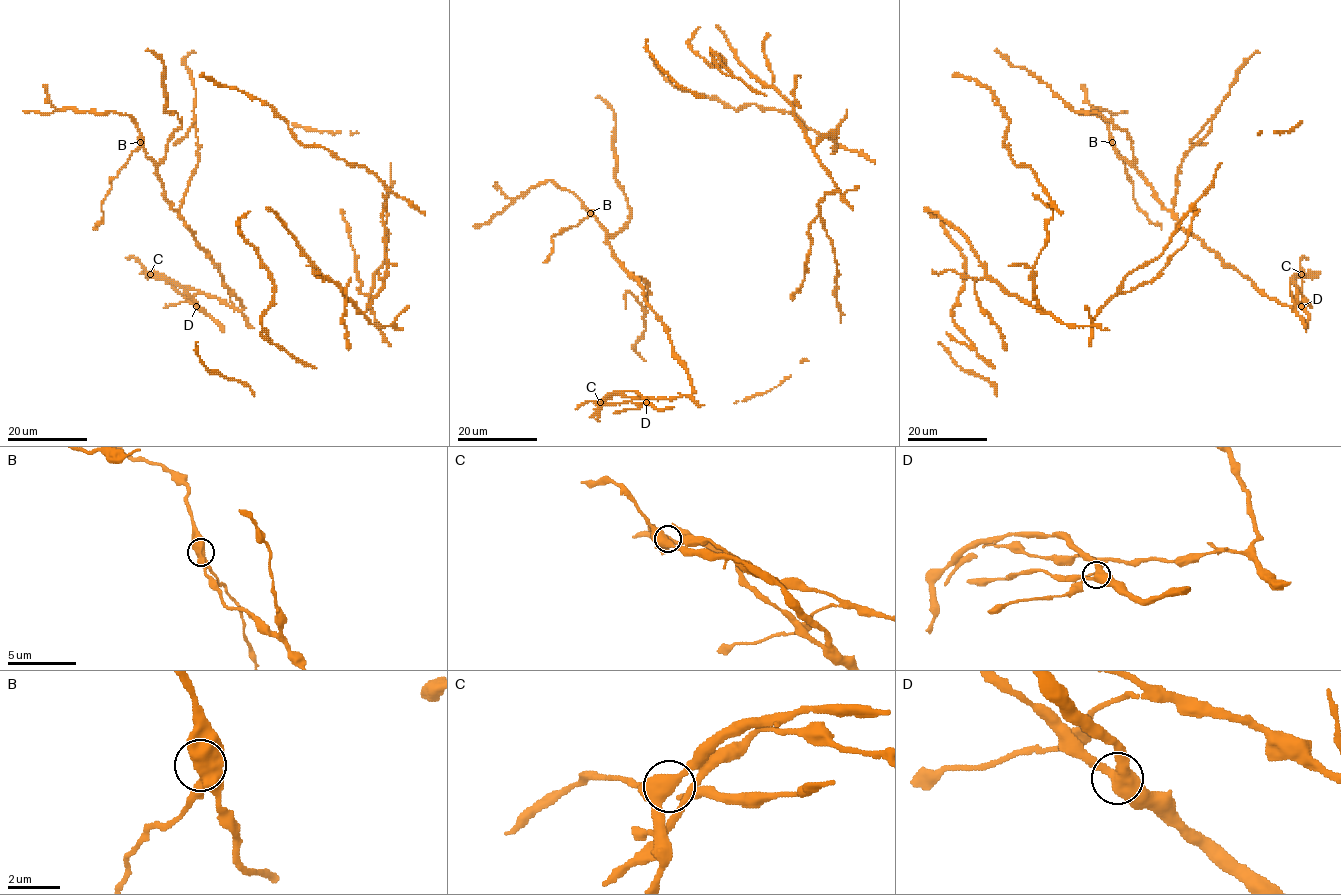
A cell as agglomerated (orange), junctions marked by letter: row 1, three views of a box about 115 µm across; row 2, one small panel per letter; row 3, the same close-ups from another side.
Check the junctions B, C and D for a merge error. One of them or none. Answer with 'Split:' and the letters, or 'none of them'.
Split: B

